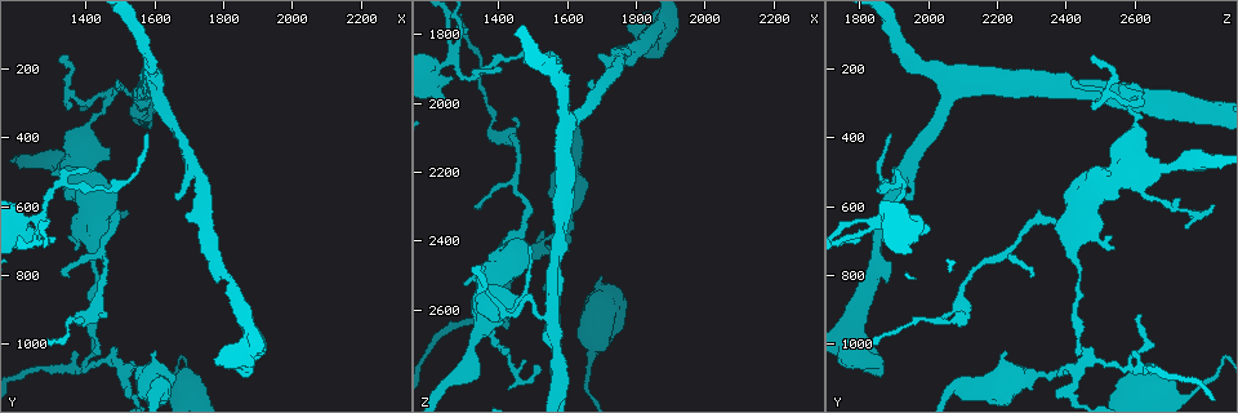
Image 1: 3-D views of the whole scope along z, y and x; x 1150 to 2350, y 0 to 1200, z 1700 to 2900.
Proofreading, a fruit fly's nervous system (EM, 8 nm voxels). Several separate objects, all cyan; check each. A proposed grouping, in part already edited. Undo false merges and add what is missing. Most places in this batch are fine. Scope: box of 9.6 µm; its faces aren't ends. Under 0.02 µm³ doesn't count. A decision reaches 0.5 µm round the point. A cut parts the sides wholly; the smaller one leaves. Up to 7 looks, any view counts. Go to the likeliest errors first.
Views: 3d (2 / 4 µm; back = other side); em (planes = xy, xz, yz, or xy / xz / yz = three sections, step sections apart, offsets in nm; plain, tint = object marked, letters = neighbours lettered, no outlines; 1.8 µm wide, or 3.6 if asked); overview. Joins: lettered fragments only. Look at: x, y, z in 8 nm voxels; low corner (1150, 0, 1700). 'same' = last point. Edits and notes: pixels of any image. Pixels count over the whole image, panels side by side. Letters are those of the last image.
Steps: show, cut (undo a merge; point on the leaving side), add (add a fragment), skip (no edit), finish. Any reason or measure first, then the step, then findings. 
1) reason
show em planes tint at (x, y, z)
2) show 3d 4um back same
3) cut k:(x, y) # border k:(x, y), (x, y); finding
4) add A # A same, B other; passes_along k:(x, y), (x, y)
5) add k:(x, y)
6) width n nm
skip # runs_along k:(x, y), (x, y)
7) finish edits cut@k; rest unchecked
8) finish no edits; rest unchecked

an open end
show em 3.6um planes letters at (1600, 1030, 2230)

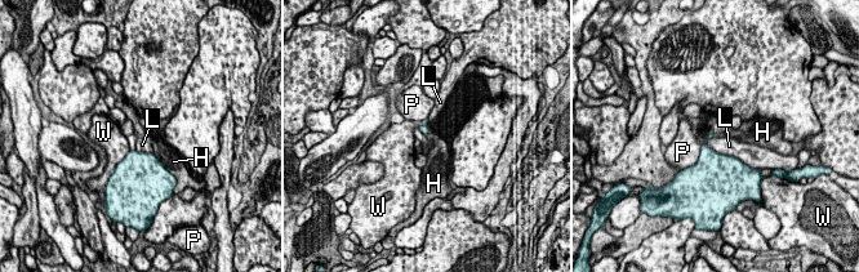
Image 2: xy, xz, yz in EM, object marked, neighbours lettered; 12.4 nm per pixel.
skip # H other, L other, P other, W other; border 2:(152, 152), (168, 170); no lettered fragment goes on from it

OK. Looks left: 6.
show 3d 4um at (1510, 1080, 2430)

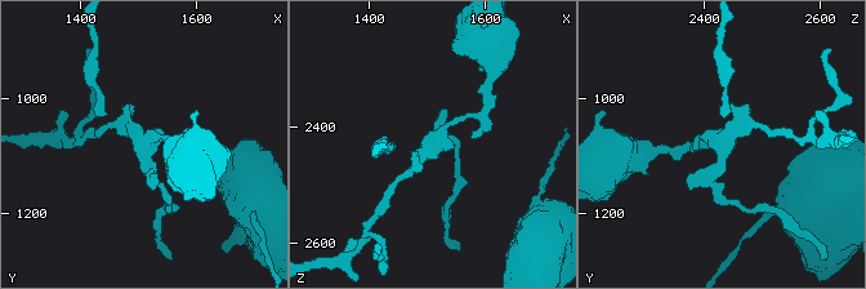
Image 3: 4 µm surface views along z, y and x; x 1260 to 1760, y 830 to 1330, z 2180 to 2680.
shape alone is not enough
show em 3.6um xz step 8 tint at (1515, 1075, 2425)

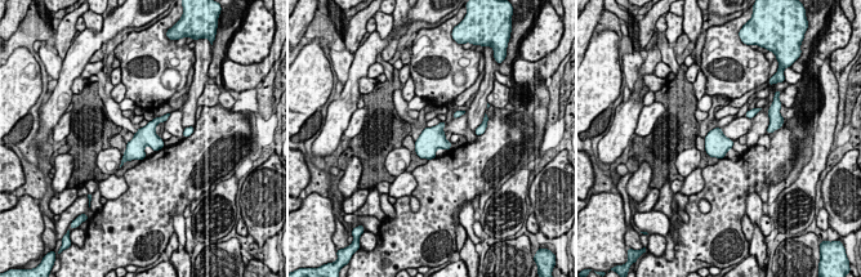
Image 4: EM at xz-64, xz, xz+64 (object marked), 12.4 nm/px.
show em 3.6um planes letters same

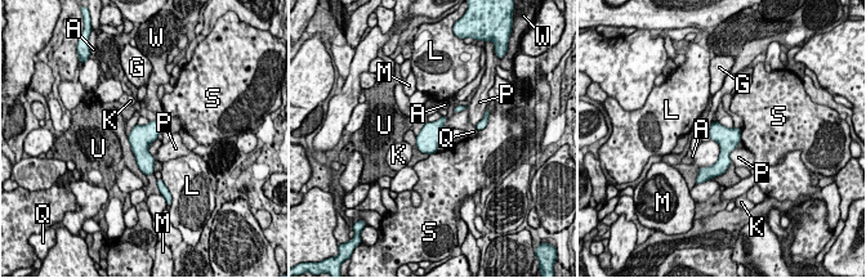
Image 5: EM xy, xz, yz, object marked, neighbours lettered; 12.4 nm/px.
longest_contact Q 420 nm
skip # A other, G other, K other, L other, M other, P other, Q other, S other, U other, W other; border 5:(714, 139), (719, 157), (699, 167); continuous, no second neuron

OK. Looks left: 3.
closes a loop
show 3d 4um back at (1390, 650, 2480)

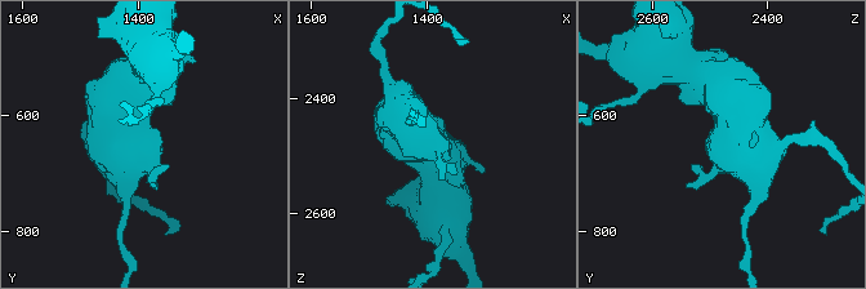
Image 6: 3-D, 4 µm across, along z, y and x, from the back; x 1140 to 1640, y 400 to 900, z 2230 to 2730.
show em 3.6um planes letters at (1385, 650, 2480)

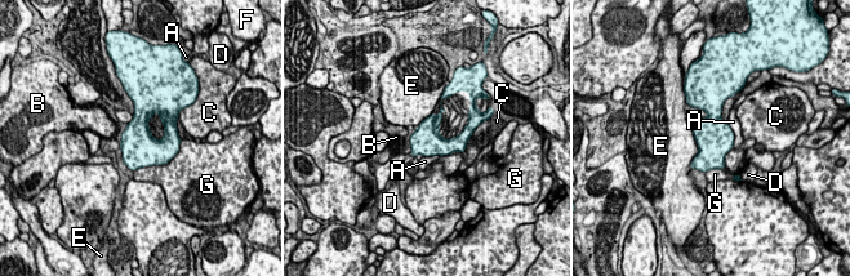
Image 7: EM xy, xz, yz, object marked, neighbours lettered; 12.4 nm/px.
skip # A other, B other, C other, D other, E other, F other, G other; border 7:(691, 125), (698, 152), (690, 169); continuous, no second neuron

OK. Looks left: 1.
finish no edits; rest unchecked

